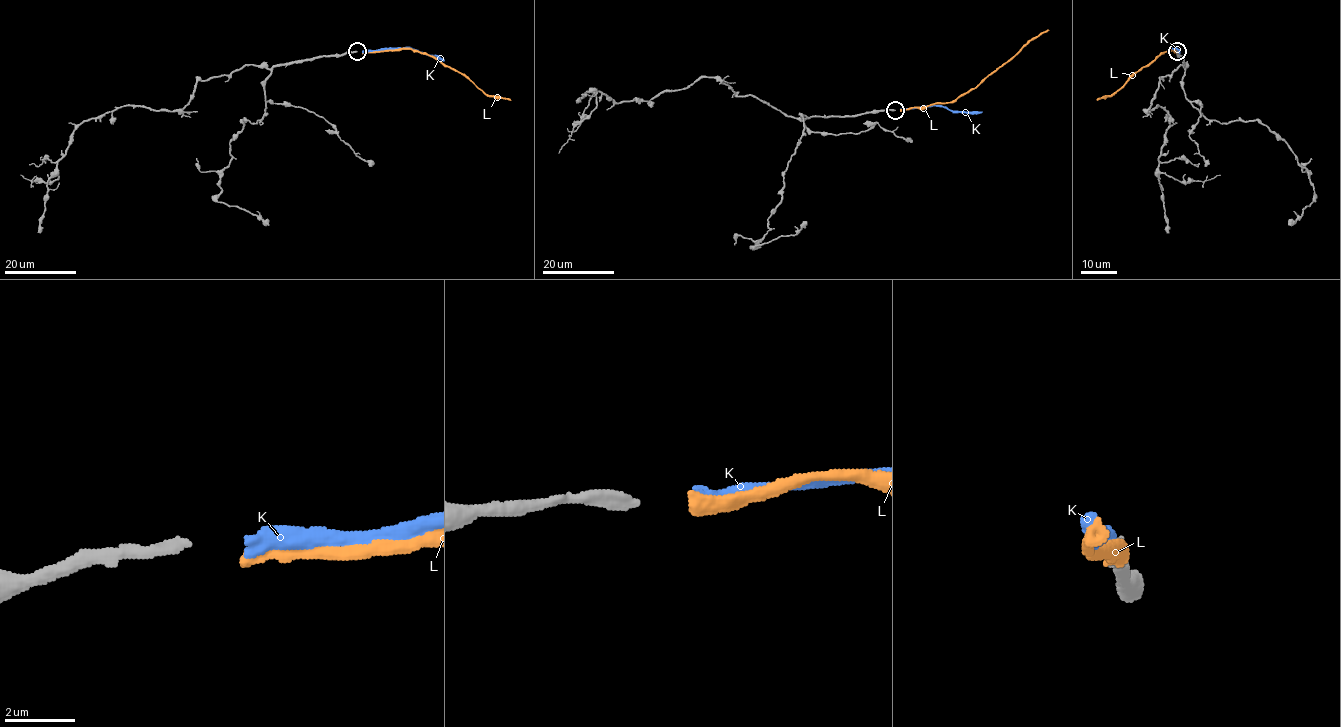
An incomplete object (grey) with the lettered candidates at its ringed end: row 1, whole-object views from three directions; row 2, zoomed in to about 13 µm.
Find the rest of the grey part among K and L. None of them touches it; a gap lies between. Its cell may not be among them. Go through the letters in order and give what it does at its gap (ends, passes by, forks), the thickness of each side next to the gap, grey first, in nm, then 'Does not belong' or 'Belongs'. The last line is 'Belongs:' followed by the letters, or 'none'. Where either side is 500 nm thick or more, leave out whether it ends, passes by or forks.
K: It ends there. Thickness 300 nm (grey) against 400 nm. Belongs
L: It ends there. Thickness 300 nm (grey) against 420 nm. Does not belong
Belongs: K

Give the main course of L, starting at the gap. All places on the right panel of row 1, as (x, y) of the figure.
L: (1176, 52), (1170, 49), (1159, 55), (1113, 94), (1097, 100)

